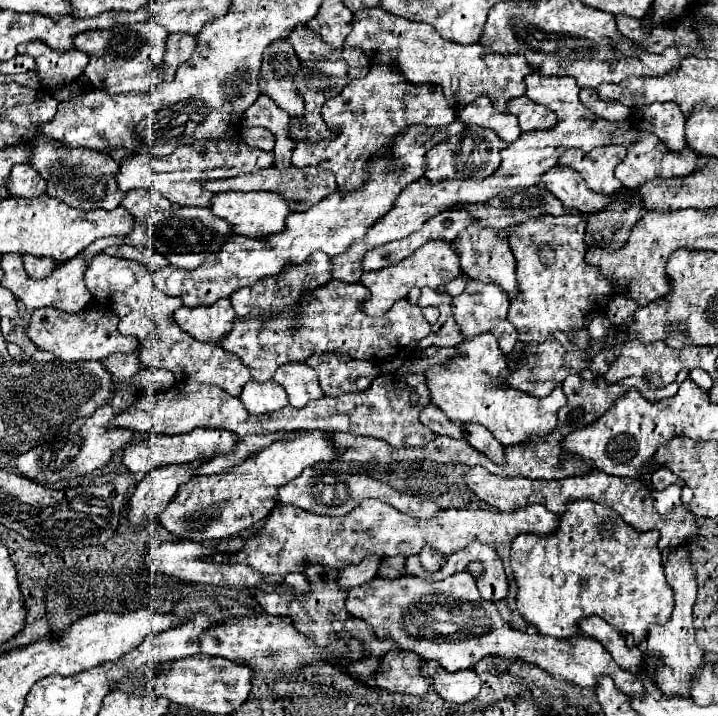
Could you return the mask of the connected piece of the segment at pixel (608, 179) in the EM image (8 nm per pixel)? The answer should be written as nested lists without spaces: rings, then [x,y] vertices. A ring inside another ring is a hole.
[[[606,145],[592,149],[588,155],[580,149],[566,151],[558,163],[562,167],[578,171],[584,177],[590,191],[614,195],[616,191],[622,189],[622,183],[614,177],[614,169],[618,163],[624,161],[624,157],[626,157],[626,147]]]

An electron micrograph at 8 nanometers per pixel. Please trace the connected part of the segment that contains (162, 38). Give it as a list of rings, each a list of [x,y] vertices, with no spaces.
[[[152,21],[134,25],[116,25],[112,29],[84,31],[74,37],[74,47],[88,53],[90,61],[84,69],[88,81],[108,93],[146,93],[162,83],[160,63],[166,51],[168,31]]]

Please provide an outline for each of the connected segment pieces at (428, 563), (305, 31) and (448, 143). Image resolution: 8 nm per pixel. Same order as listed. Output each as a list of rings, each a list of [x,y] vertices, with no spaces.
[[[424,547],[424,551],[418,557],[420,557],[424,569],[428,569],[428,571],[438,571],[440,565],[446,561],[446,557],[440,555],[440,553],[436,553],[432,547]]]
[[[300,23],[296,31],[290,35],[290,43],[300,57],[300,61],[318,61],[318,59],[328,59],[330,55],[338,53],[336,49],[330,49],[320,35],[316,35],[312,29],[308,29],[306,23]]]
[[[468,125],[464,129],[464,133],[454,135],[438,145],[434,145],[428,153],[426,153],[426,179],[432,179],[432,183],[438,183],[440,179],[486,179],[488,175],[492,175],[492,171],[496,171],[496,167],[500,165],[500,157],[498,153],[506,147],[506,143],[492,131],[492,129],[484,129],[484,127],[476,127],[476,125]]]

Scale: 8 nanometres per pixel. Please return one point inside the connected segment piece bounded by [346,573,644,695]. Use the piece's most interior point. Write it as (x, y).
(447, 621)

